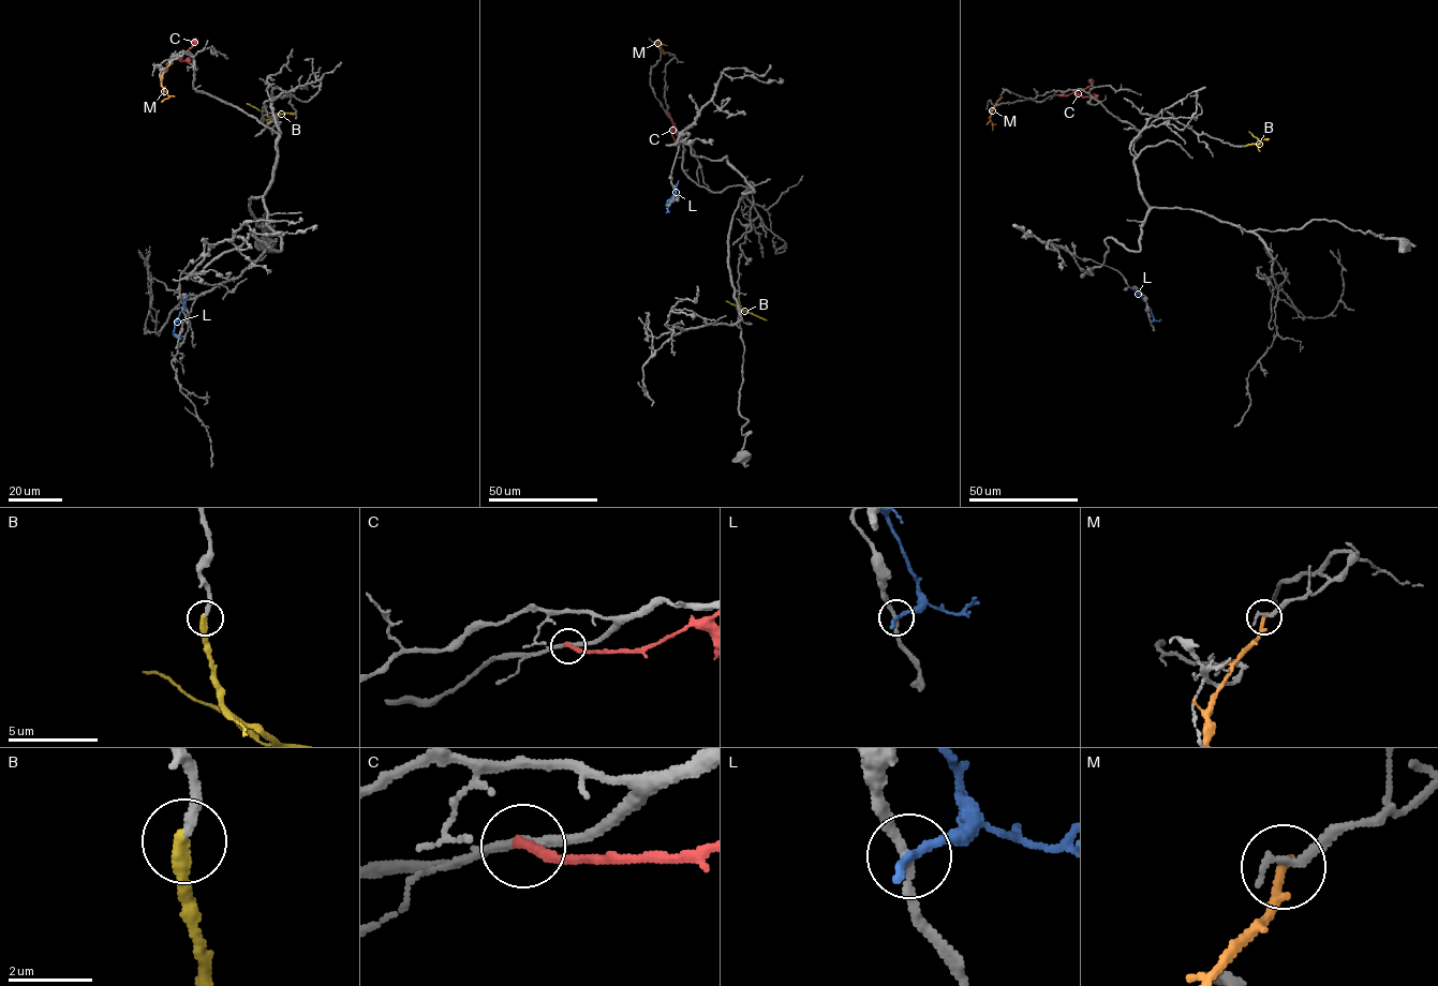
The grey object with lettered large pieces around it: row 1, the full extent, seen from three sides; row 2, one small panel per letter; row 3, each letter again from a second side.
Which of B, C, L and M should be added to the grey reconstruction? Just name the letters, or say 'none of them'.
B

